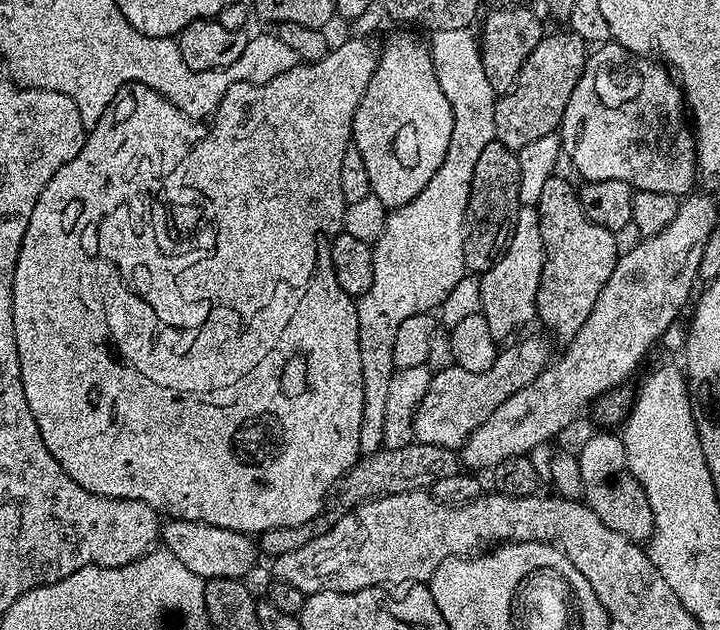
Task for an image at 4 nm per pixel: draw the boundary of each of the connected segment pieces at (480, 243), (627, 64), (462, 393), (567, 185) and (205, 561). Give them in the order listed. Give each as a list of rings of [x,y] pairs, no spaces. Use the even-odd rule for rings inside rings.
[[[491,140],[482,149],[482,155],[474,166],[474,178],[470,182],[470,198],[464,211],[462,234],[462,258],[469,273],[483,274],[500,259],[500,253],[508,247],[512,225],[522,205],[519,200],[519,164],[517,153],[502,146],[500,140]]]
[[[615,42],[601,43],[589,55],[586,66],[578,78],[578,86],[574,86],[574,94],[570,94],[570,102],[566,102],[564,117],[560,120],[558,135],[565,157],[572,159],[576,172],[585,181],[590,180],[621,180],[631,184],[633,189],[641,192],[660,192],[669,198],[680,198],[693,191],[692,183],[698,180],[698,165],[696,163],[696,142],[694,132],[686,123],[686,101],[680,91],[680,85],[670,75],[669,69],[663,63],[652,58],[630,58],[630,53]]]
[[[524,340],[505,352],[503,349],[484,373],[471,373],[457,366],[449,366],[441,372],[433,371],[428,389],[410,417],[412,432],[416,435],[413,437],[422,444],[459,445],[473,425],[481,424],[499,404],[506,403],[513,394],[532,383],[544,371],[549,360],[542,341]]]
[[[560,174],[552,175],[534,205],[544,247],[544,269],[536,295],[536,314],[561,342],[567,342],[582,330],[582,322],[594,310],[602,286],[610,278],[616,265],[617,233],[598,226],[586,218],[574,184],[563,180]]]
[[[169,519],[160,529],[159,539],[164,540],[163,547],[186,566],[194,575],[213,580],[214,578],[230,578],[239,580],[247,577],[247,572],[256,564],[258,548],[252,544],[247,535],[243,532],[226,530],[218,526],[209,526],[197,520]]]

